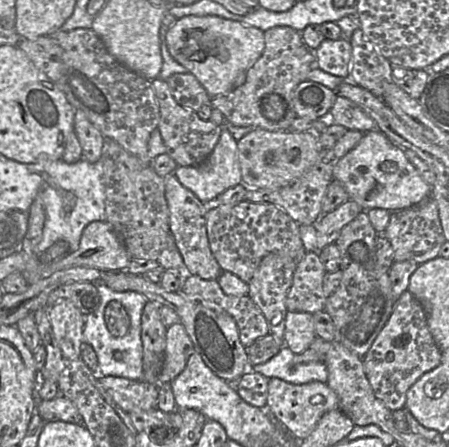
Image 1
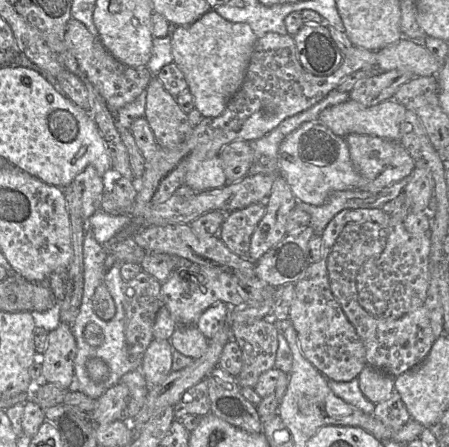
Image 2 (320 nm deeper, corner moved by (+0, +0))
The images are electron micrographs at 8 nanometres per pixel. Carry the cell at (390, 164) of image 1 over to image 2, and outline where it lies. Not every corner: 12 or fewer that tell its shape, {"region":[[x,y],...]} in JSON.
{"region":[[318,120],[281,142],[298,201],[360,189],[345,138]]}

